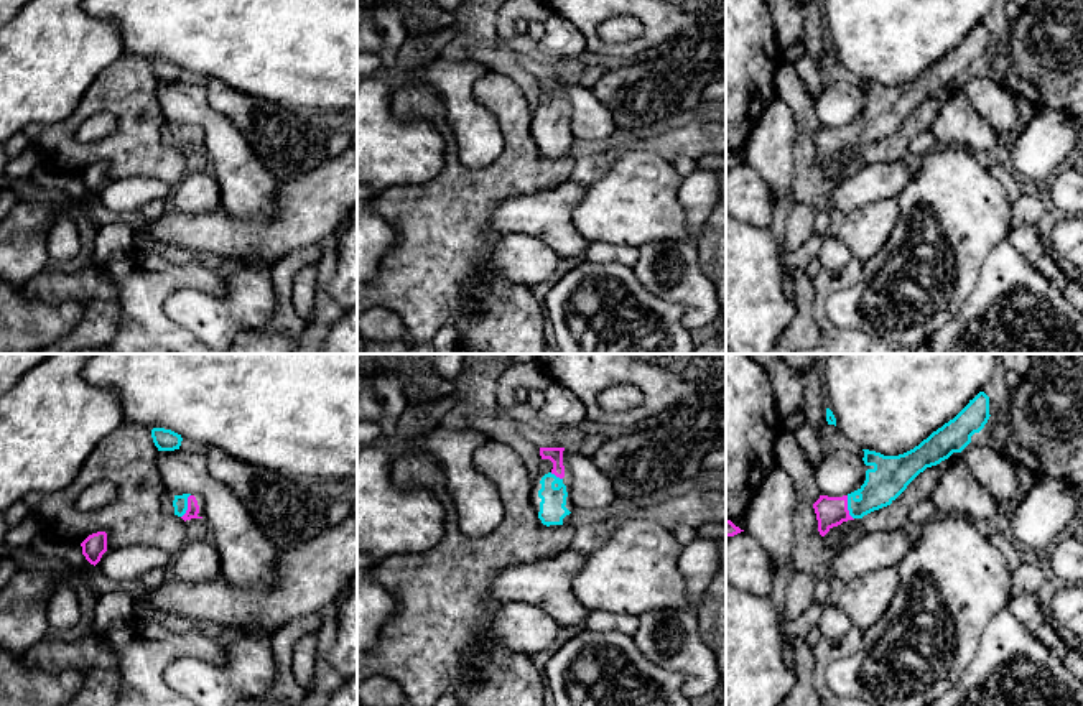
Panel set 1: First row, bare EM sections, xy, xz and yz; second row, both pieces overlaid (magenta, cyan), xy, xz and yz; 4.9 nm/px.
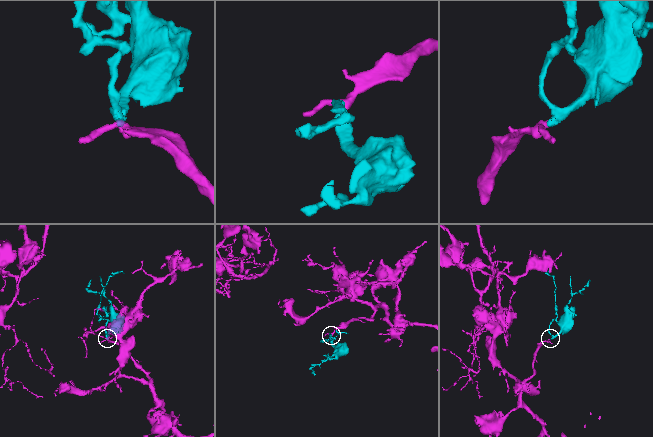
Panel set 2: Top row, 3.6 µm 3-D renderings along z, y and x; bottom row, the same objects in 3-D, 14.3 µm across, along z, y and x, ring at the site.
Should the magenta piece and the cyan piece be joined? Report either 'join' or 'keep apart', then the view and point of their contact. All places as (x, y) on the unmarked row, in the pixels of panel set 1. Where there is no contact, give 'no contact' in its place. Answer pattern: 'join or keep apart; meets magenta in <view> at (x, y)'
join; meets magenta in yz at (846, 139)

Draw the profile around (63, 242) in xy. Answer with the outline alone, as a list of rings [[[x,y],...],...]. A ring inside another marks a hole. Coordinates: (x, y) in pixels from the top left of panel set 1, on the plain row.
[[[59,216],[48,234],[48,262],[53,265],[71,262],[81,252],[81,240],[76,222],[67,216]]]

